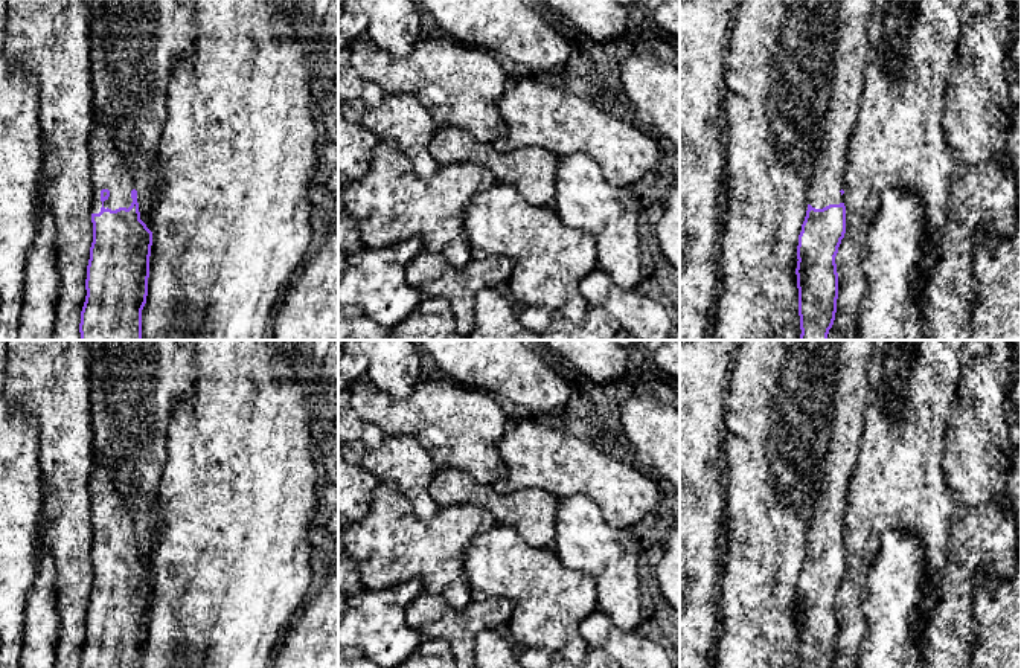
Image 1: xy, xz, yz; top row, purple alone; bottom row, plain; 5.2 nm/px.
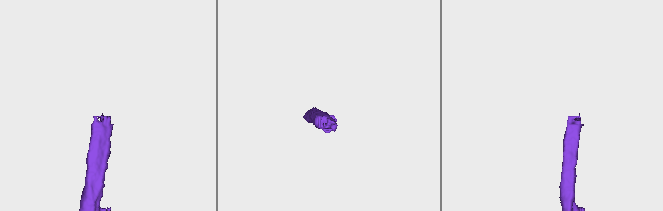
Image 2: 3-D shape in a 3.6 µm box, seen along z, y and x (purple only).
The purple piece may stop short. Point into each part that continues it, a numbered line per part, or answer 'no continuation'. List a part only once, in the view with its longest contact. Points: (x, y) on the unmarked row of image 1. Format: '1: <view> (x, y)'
1: xy (108, 511)

